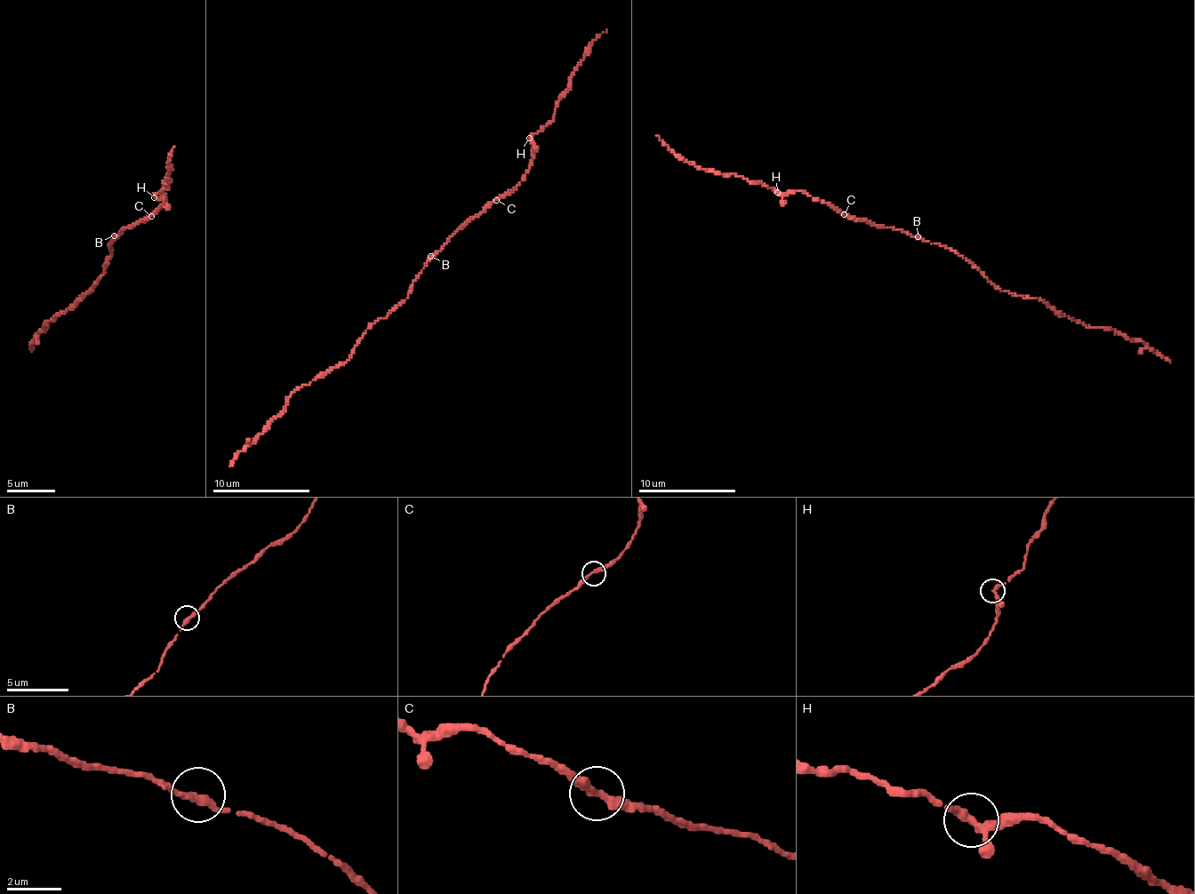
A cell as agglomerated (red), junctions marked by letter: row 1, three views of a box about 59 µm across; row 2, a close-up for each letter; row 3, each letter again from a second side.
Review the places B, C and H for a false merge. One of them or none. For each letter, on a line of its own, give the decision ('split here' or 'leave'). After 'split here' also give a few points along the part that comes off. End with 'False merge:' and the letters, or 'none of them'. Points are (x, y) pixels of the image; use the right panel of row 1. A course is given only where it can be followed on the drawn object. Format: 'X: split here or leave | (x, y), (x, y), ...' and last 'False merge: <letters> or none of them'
B: leave
C: leave
H: leave
False merge: none of them

